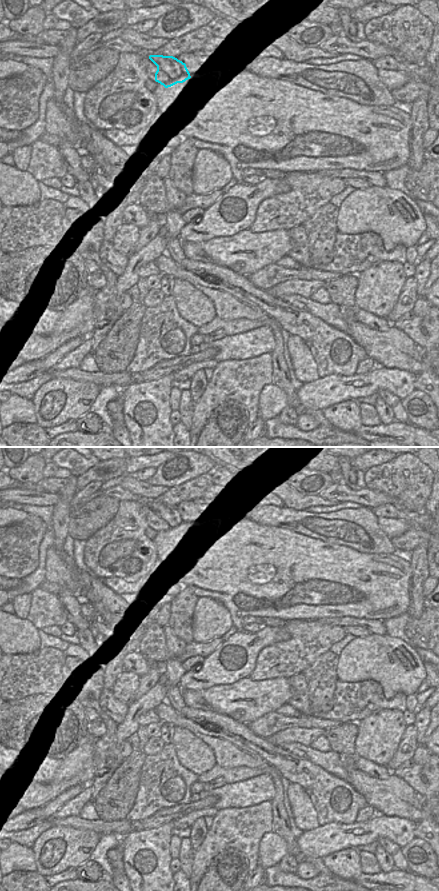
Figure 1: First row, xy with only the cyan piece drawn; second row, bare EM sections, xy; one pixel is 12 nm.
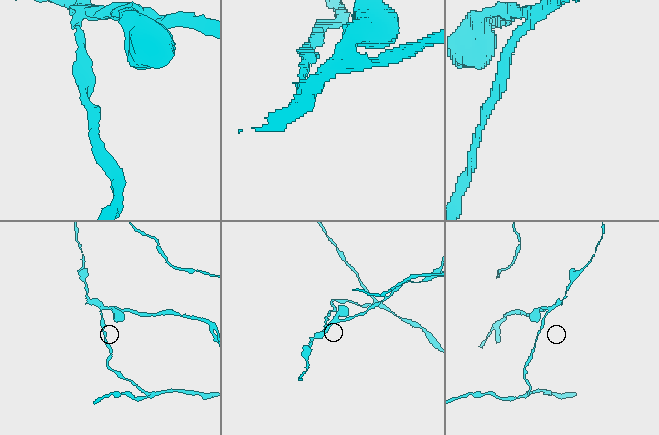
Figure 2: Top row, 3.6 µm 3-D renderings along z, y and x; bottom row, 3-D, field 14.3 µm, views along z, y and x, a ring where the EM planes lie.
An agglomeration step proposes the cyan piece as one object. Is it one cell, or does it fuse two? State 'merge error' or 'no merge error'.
merge error

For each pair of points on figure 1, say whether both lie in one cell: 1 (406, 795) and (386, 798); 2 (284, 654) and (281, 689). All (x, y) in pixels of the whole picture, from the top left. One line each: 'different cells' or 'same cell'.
1: same cell
2: different cells

